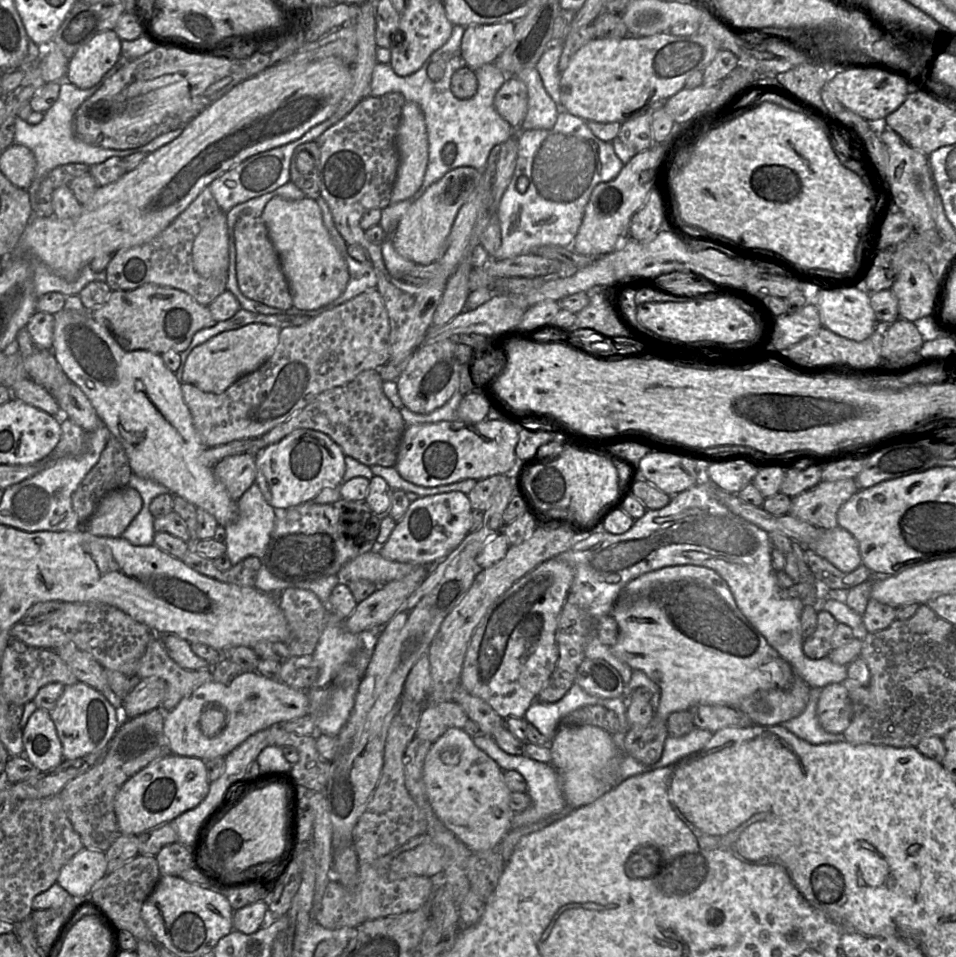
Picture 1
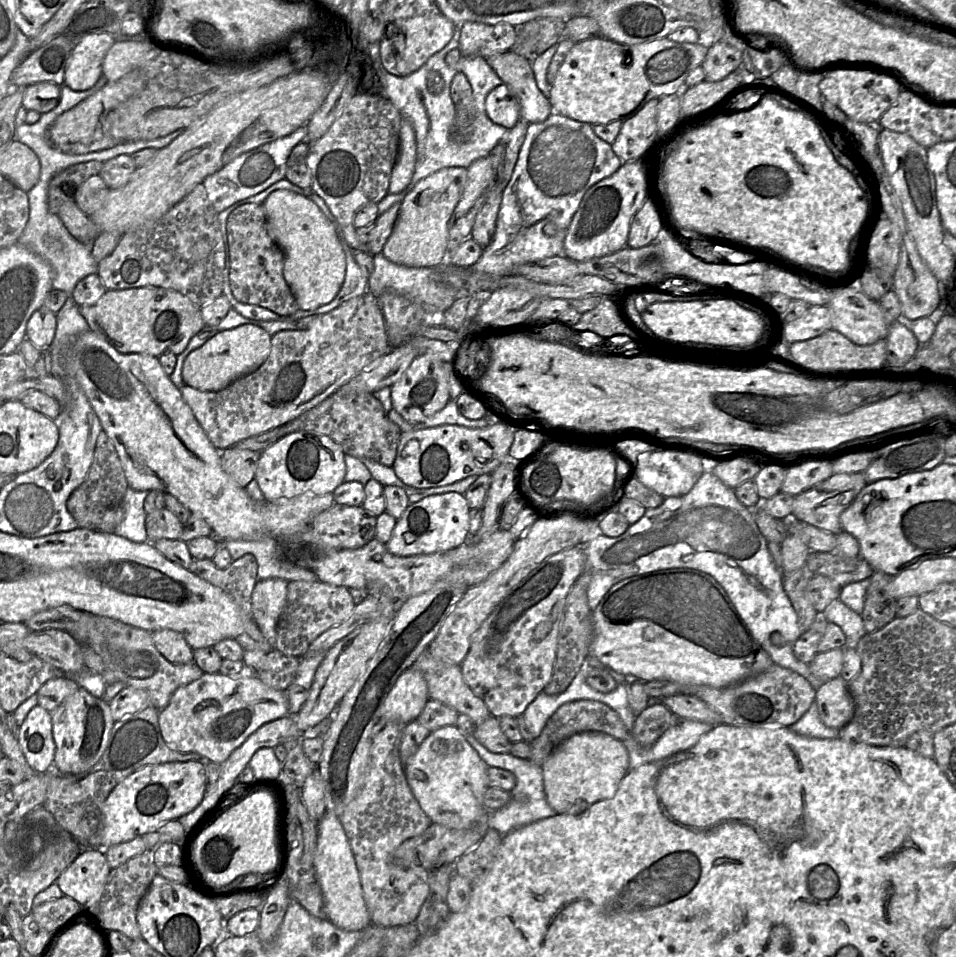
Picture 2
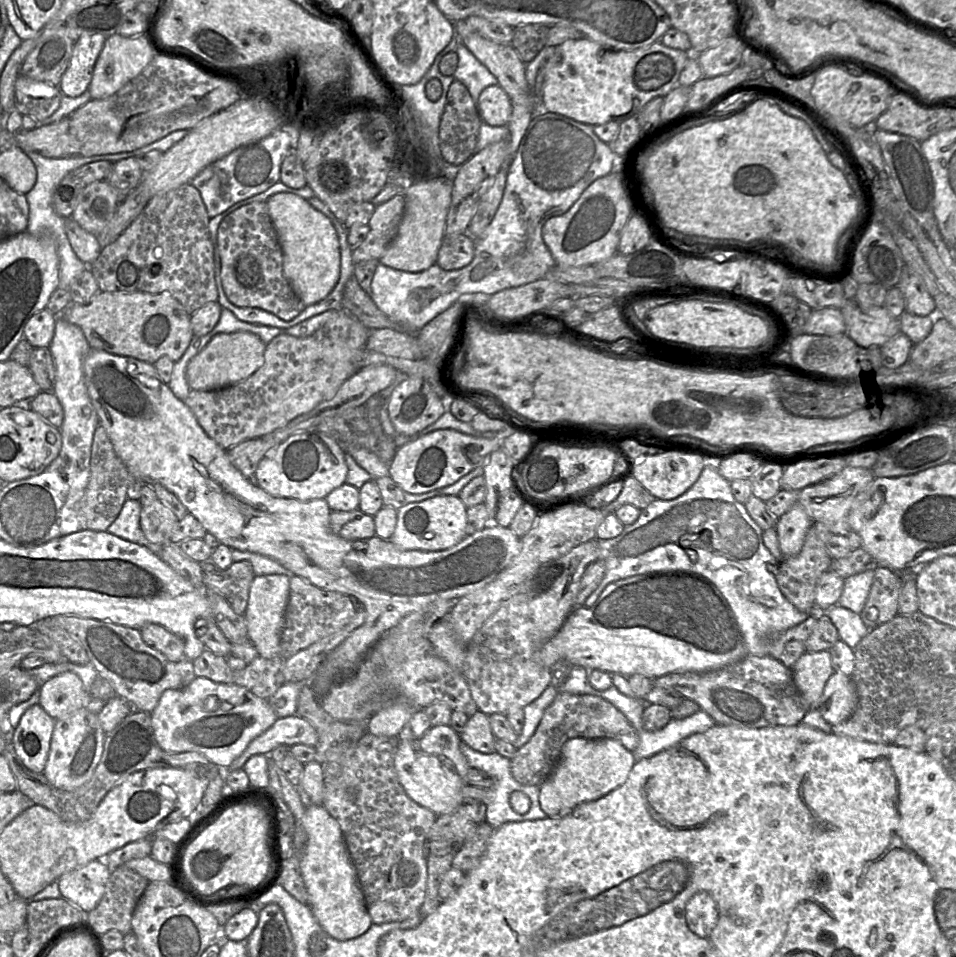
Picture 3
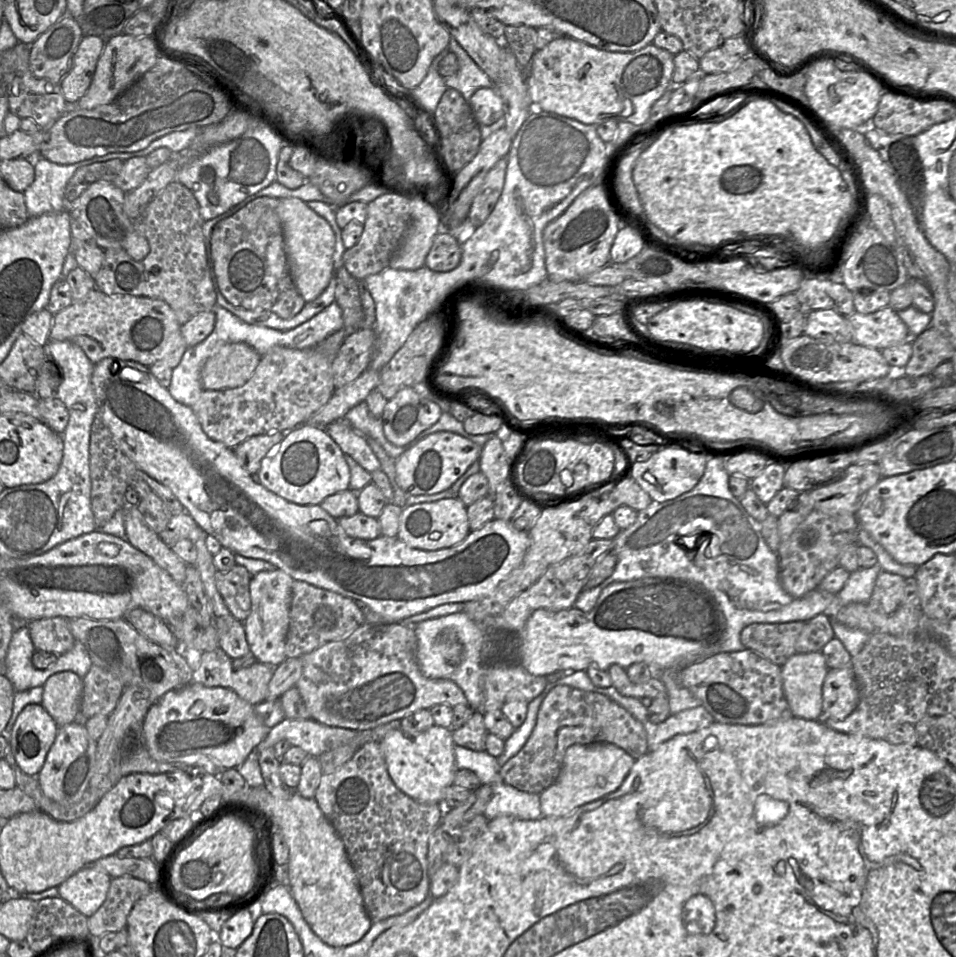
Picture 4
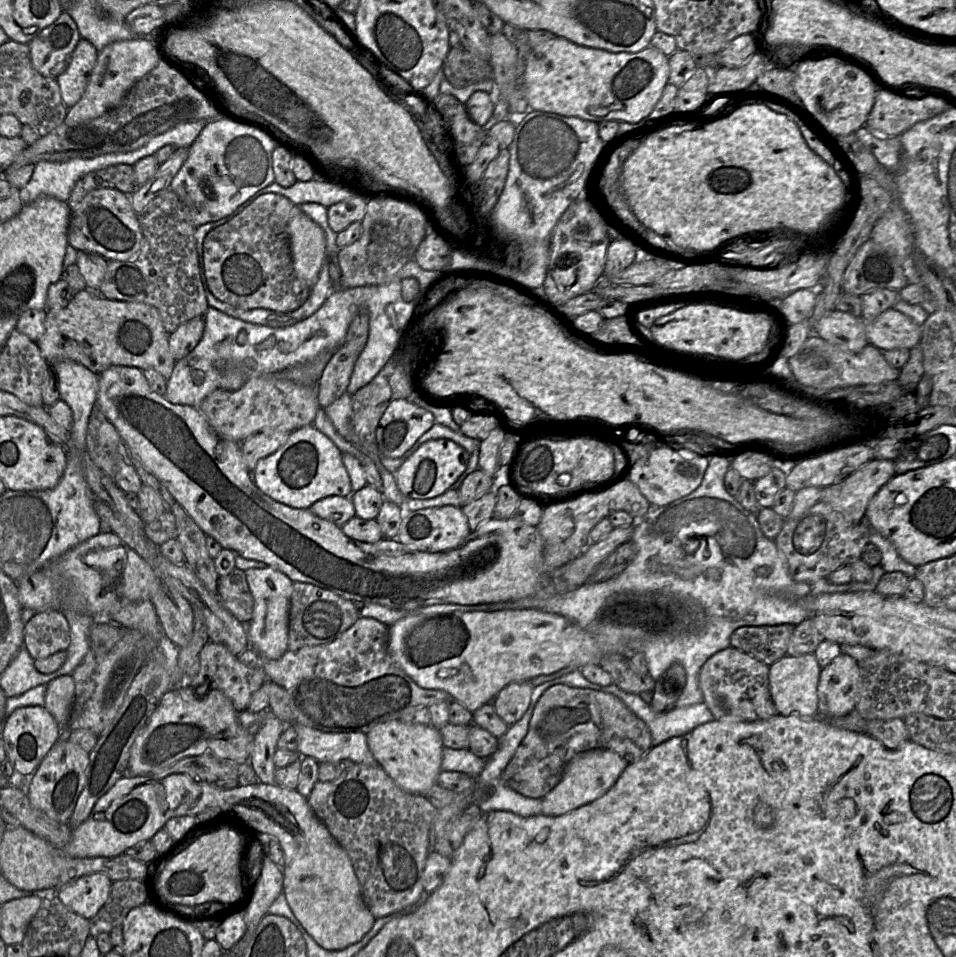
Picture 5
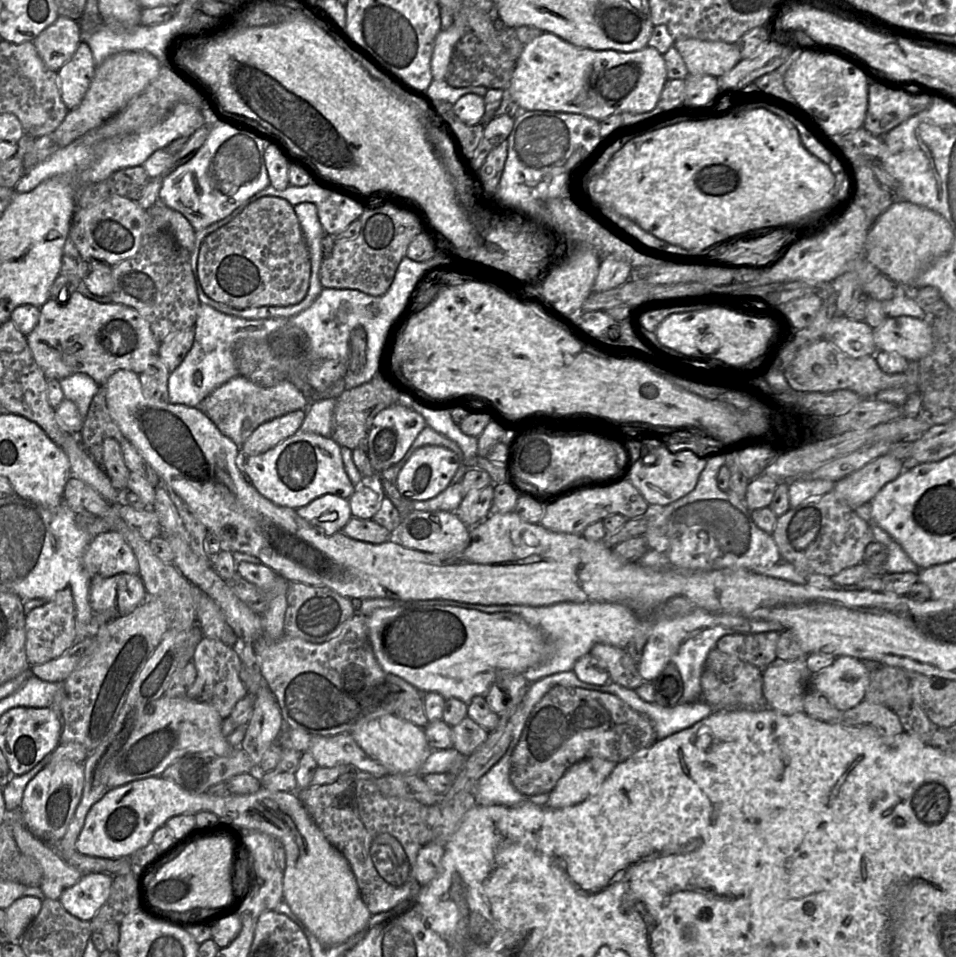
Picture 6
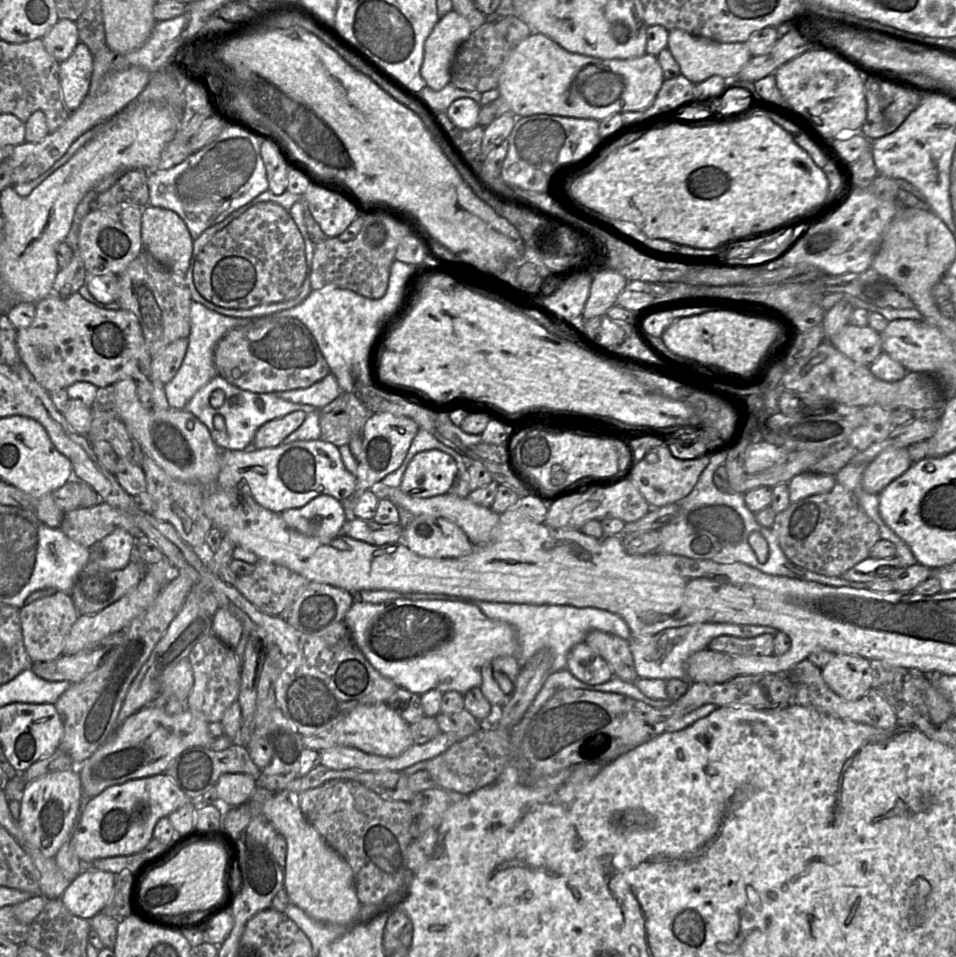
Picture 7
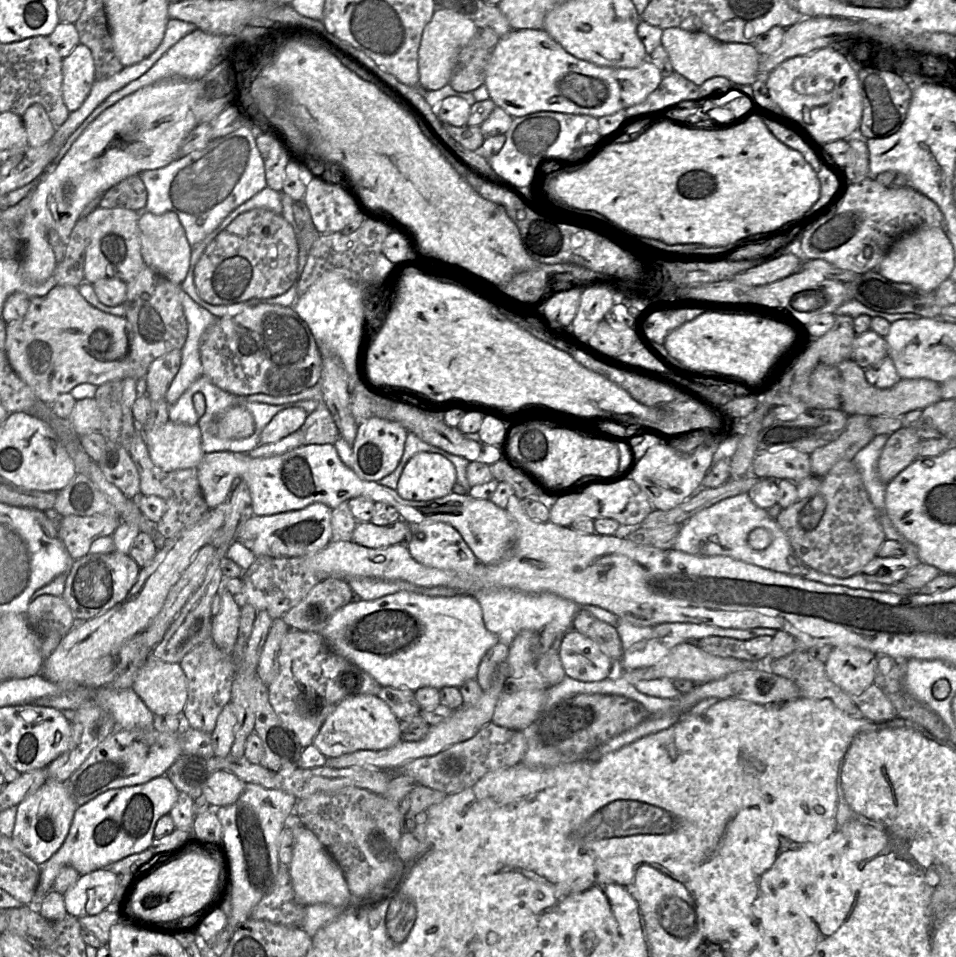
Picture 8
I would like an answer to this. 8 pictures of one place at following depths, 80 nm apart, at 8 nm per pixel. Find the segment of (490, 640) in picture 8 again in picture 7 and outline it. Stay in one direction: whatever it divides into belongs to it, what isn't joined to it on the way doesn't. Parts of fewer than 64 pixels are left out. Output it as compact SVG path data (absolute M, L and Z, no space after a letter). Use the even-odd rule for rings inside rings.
M400 598L386 601L381 604L355 602L345 615L344 621L356 646L362 651L370 664L383 676L392 680L398 687L422 695L429 690L438 690L442 693L457 691L462 695L474 687L480 687L482 683L481 669L494 658L500 656L516 656L517 634L515 629L507 622L488 618L476 605L459 601L443 600L409 600Z

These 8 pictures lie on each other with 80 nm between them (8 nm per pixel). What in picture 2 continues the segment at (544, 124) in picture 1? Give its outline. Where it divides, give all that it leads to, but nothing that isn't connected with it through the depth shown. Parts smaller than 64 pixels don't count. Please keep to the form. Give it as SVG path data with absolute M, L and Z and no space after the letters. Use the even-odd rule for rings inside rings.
M514 49L486 60L518 100L521 120L527 124L543 122L553 113L548 98L537 86L531 61Z

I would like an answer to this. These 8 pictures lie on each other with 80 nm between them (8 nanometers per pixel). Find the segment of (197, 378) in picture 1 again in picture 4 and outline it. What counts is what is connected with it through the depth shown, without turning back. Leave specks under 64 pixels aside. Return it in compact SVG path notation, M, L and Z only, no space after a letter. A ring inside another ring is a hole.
M245 343L223 345L205 362L201 371L203 390L217 391L244 385L260 362L261 356Z

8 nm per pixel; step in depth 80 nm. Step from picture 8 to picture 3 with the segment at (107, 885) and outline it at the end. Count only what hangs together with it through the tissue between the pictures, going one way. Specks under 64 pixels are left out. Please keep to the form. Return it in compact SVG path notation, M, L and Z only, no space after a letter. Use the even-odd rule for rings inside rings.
M104 859L93 860L57 880L61 896L89 913L101 900L110 874Z

